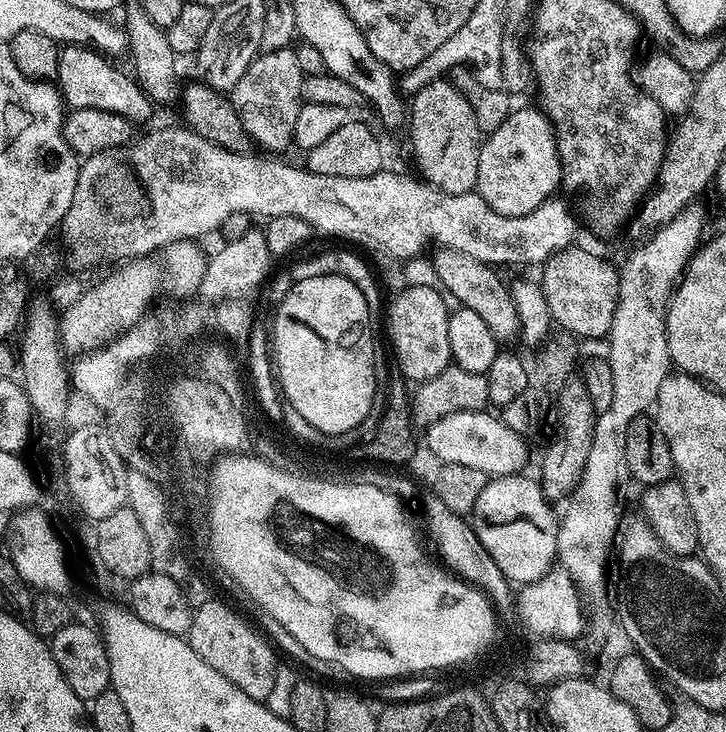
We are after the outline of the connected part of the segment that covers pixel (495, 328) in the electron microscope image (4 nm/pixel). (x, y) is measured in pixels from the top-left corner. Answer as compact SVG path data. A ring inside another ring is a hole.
M437 251L436 257L431 257L439 285L447 292L456 295L456 304L474 310L474 314L482 314L482 322L490 326L490 334L498 342L512 340L521 335L521 324L518 316L518 306L514 306L511 287L499 276L497 269L491 264L483 264L461 252Z

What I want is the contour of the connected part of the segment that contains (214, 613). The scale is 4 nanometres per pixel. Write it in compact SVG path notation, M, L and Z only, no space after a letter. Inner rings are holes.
M208 598L201 608L199 605L193 611L192 625L186 639L198 658L202 658L206 666L214 666L214 670L218 670L226 682L234 682L242 694L250 694L250 698L266 702L270 698L270 690L274 690L277 653L273 645L259 631L256 633L239 614L233 605Z

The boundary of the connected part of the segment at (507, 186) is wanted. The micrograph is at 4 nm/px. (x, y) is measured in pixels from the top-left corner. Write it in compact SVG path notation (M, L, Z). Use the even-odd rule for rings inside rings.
M517 107L508 115L506 122L502 122L498 130L487 133L486 139L481 143L475 191L498 214L525 216L545 204L555 193L552 191L559 188L560 160L556 157L556 136L552 133L552 125L534 108Z

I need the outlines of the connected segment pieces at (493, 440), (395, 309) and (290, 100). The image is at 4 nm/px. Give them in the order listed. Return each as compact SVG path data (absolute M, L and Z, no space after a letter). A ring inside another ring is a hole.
M489 411L455 412L431 425L426 430L428 446L441 463L466 466L468 469L480 470L483 474L494 476L510 476L523 473L524 463L528 460L528 444L525 437L509 427L501 417L490 415Z
M416 282L397 292L391 297L392 305L388 308L388 336L392 339L392 348L396 351L396 360L399 371L404 373L408 382L423 382L442 374L452 364L452 351L450 350L450 334L448 333L448 317L450 308L444 305L441 289L428 282Z
M286 47L257 55L246 74L230 90L232 105L249 141L253 145L261 144L268 154L284 154L280 152L293 147L294 122L298 122L298 110L304 100L306 69L292 51Z

